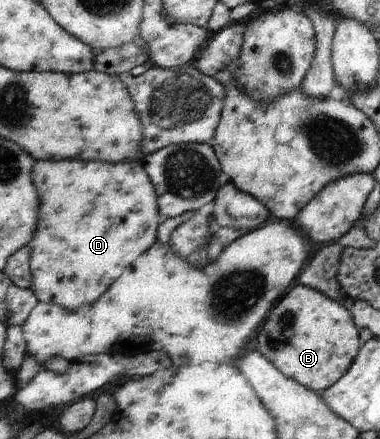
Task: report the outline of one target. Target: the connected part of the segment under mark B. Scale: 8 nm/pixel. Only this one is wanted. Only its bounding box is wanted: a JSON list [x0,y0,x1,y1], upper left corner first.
[256,285,361,394]

